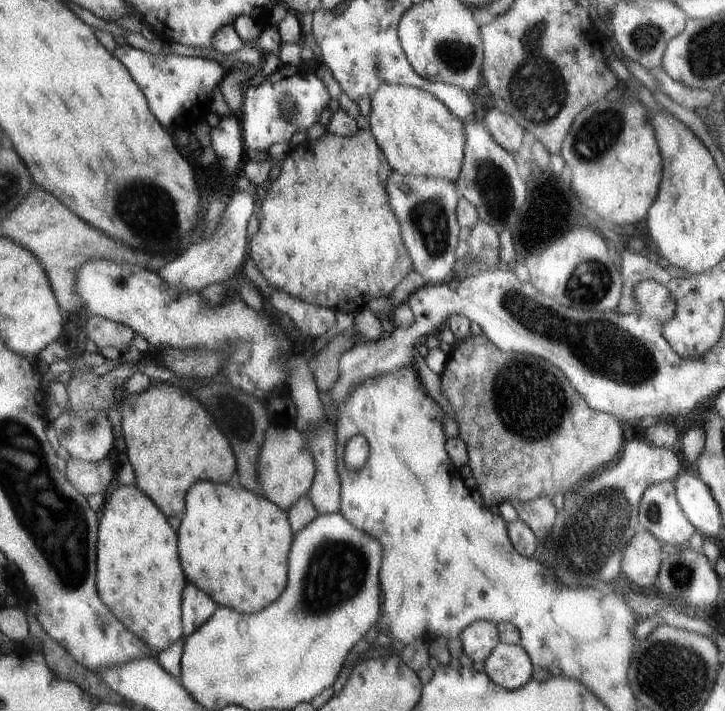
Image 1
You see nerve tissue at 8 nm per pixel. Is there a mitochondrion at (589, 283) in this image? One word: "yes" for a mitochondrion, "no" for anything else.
yes

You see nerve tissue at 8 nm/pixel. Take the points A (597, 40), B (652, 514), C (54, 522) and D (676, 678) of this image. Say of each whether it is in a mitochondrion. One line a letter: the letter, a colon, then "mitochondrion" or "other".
A: other
B: mitochondrion
C: mitochondrion
D: mitochondrion

